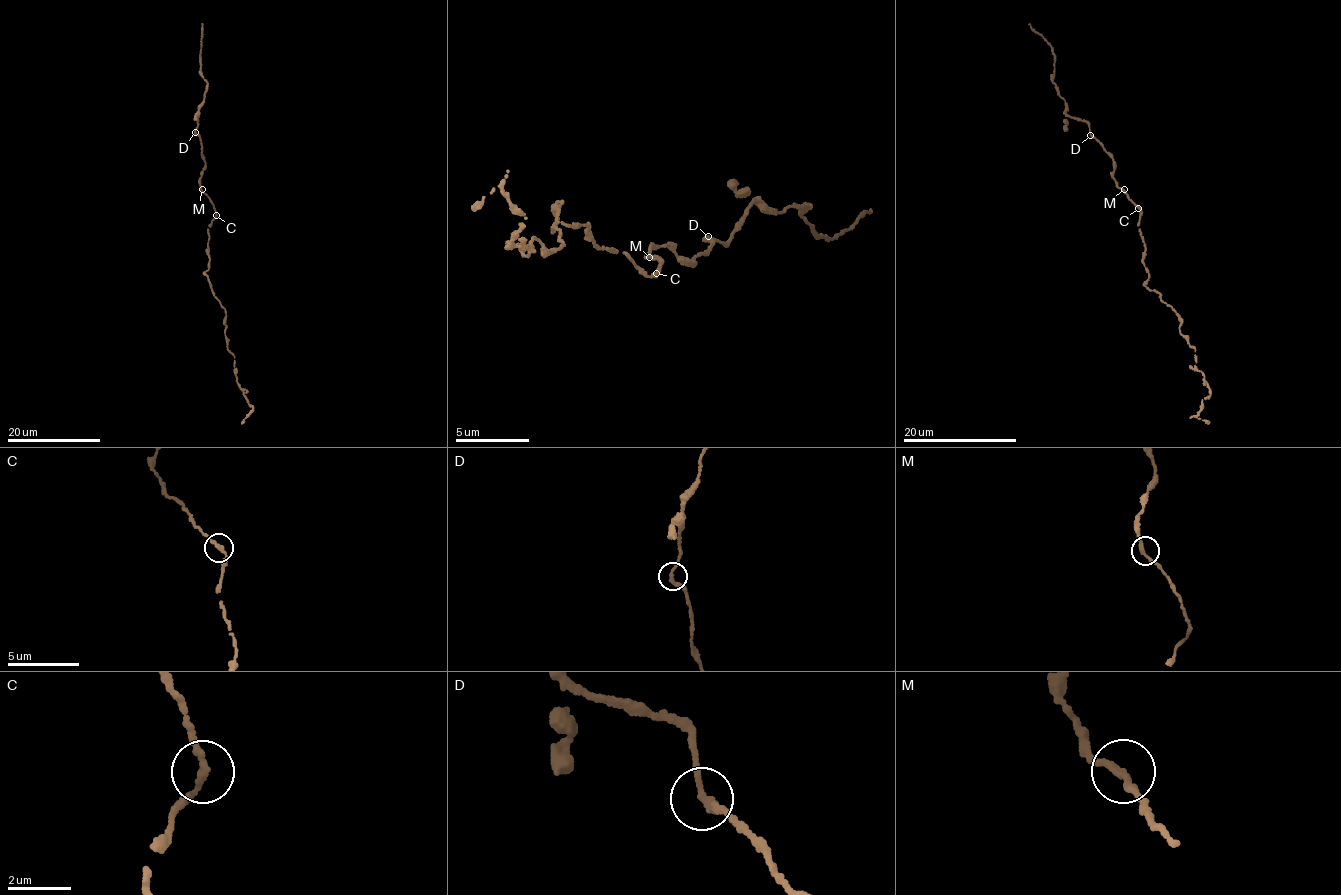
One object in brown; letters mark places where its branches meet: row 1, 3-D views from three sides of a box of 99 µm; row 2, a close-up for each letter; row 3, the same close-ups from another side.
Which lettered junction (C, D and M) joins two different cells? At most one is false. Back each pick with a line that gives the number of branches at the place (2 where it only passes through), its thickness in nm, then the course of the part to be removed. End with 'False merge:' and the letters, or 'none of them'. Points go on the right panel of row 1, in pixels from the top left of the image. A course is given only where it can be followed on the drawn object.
False merge: none of them

